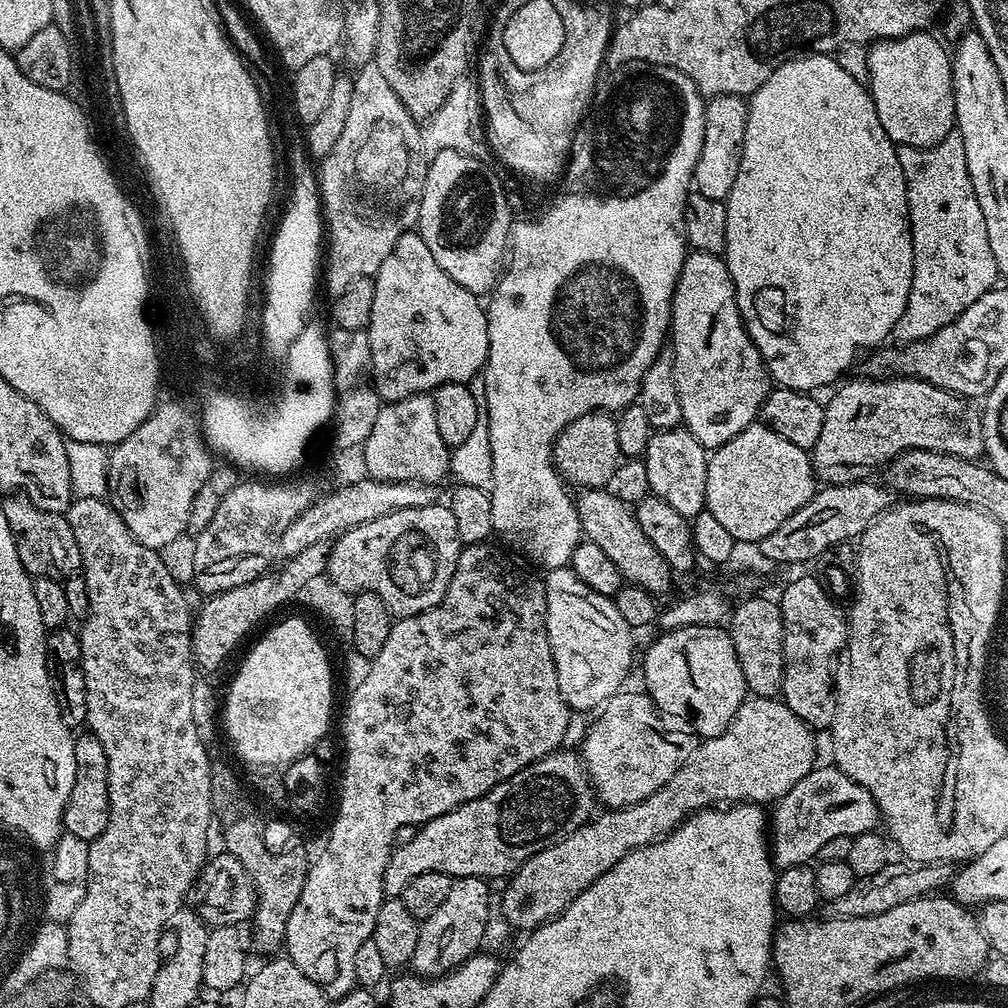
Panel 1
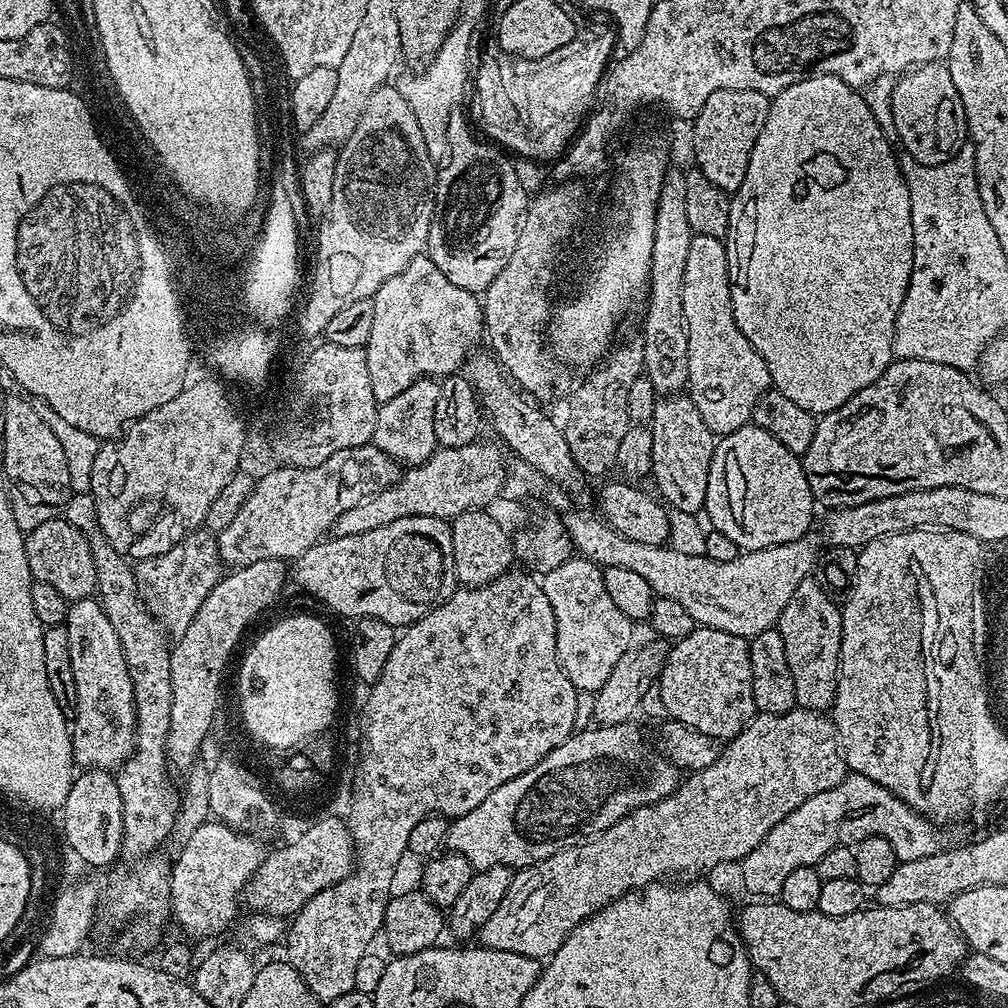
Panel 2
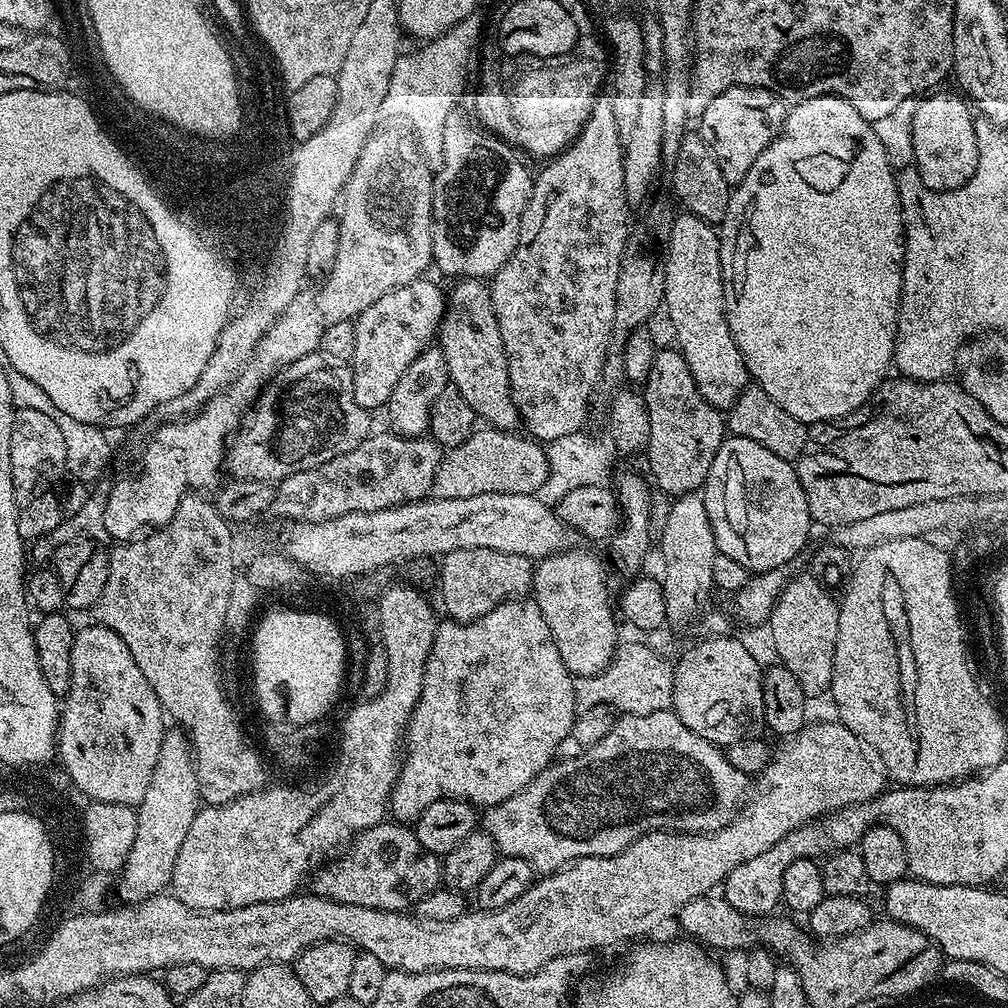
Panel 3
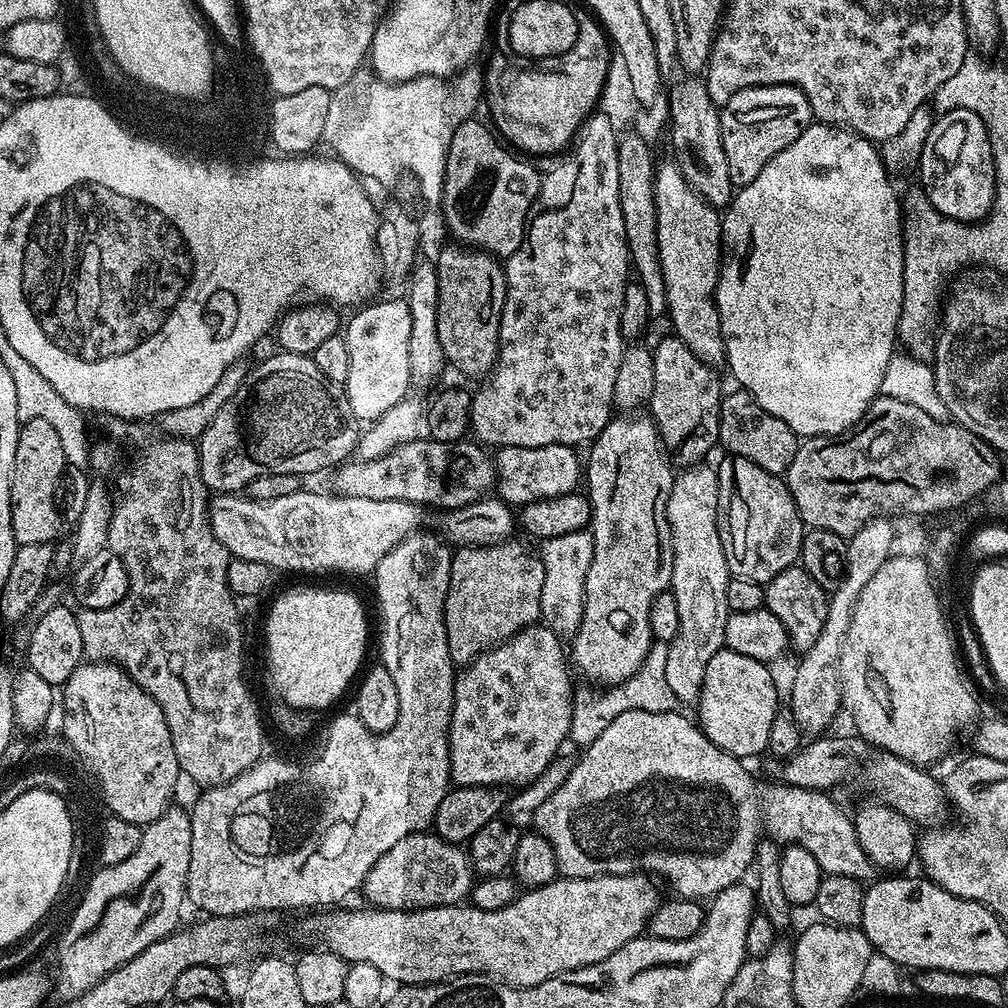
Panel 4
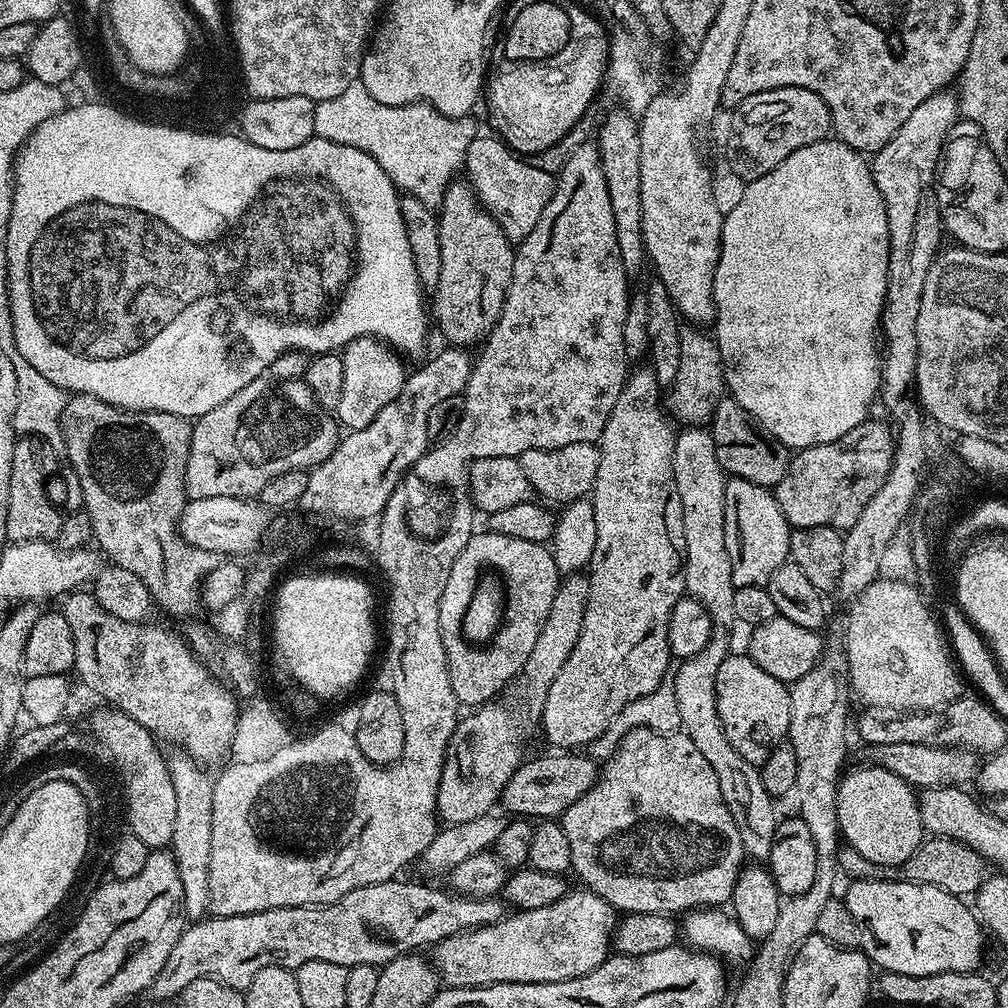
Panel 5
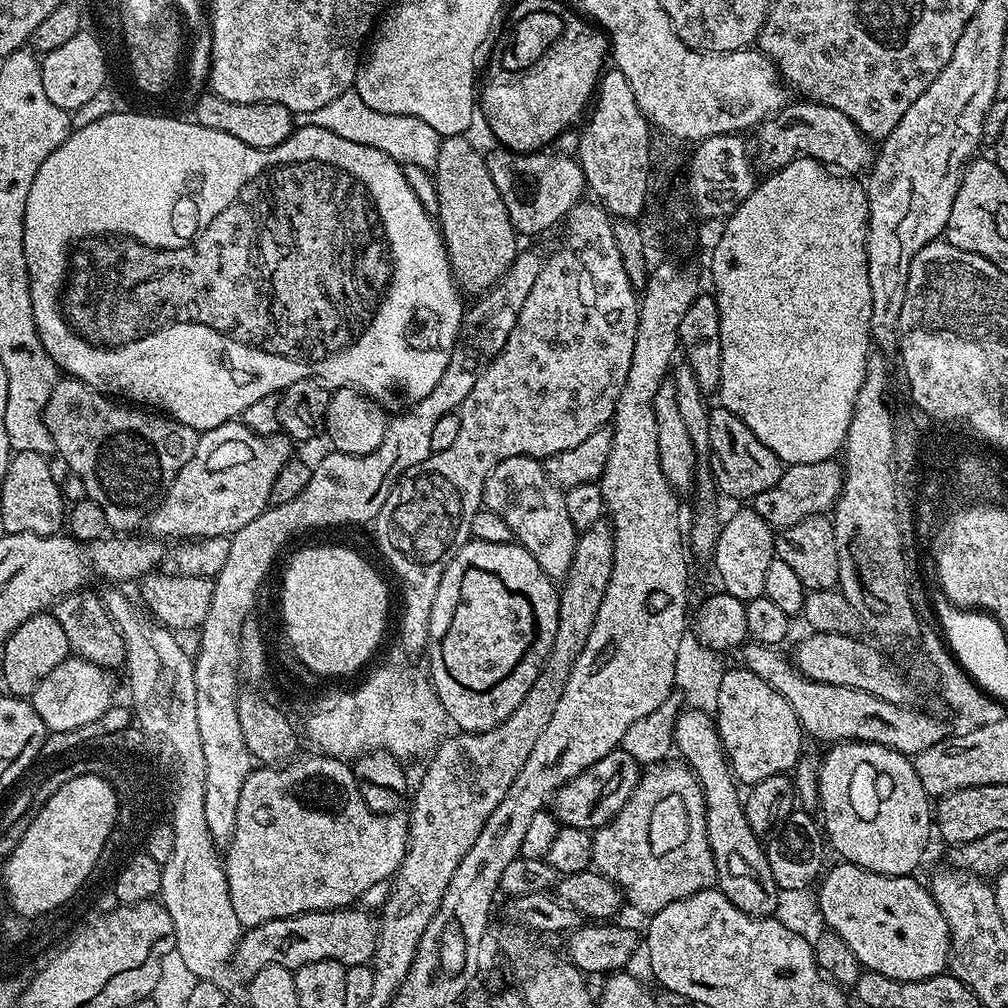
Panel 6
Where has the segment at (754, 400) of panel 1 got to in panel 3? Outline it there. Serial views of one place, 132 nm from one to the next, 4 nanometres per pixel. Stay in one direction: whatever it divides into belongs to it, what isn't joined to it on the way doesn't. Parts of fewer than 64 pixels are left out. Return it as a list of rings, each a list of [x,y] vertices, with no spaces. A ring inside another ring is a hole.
[[[681,211],[677,215],[674,226],[670,230],[663,307],[666,312],[668,308],[668,320],[672,323],[673,330],[676,331],[677,342],[675,343],[690,366],[690,374],[702,398],[706,398],[706,402],[710,402],[710,406],[715,408],[721,410],[731,408],[738,394],[742,394],[742,390],[748,387],[750,377],[746,362],[730,334],[730,326],[726,322],[724,313],[724,275],[720,261],[720,237],[713,225],[686,211]]]

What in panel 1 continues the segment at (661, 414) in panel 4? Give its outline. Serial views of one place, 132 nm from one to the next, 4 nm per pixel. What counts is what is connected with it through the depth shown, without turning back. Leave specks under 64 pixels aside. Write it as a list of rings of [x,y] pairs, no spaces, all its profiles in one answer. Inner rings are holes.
[[[686,427],[653,431],[642,457],[646,466],[649,493],[662,498],[662,502],[667,502],[673,510],[678,510],[678,514],[689,518],[697,516],[706,508],[708,457],[709,453]]]

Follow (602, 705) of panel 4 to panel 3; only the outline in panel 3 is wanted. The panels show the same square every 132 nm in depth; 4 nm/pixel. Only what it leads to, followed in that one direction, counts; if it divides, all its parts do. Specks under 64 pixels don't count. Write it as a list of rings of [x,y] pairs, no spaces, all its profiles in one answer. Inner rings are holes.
[[[645,641],[619,643],[611,663],[598,675],[575,676],[575,704],[585,710],[609,703],[614,688],[614,704],[617,711],[633,716],[654,714],[659,710],[670,710],[673,702],[673,665],[661,653],[651,649]]]

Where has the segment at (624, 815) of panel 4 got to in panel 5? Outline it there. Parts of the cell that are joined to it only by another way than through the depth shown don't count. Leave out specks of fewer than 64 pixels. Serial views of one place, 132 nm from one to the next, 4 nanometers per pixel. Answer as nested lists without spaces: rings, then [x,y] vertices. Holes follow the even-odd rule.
[[[633,727],[626,731],[616,748],[616,753],[599,769],[596,783],[573,805],[563,812],[558,823],[564,827],[566,840],[570,842],[571,871],[581,880],[583,887],[590,892],[597,892],[601,898],[616,909],[617,913],[629,912],[662,912],[665,914],[683,914],[694,908],[705,906],[724,906],[732,899],[734,882],[738,878],[742,865],[746,860],[746,853],[742,846],[742,834],[726,806],[722,802],[722,790],[718,790],[718,778],[714,770],[710,770],[710,762],[699,752],[698,746],[690,742],[690,738],[683,731],[655,732],[648,727]],[[934,835],[925,838],[918,850],[914,850],[914,854],[910,854],[910,858],[906,858],[906,862],[901,864],[872,864],[866,858],[862,858],[862,854],[847,846],[841,847],[838,864],[843,871],[845,868],[849,872],[849,877],[858,880],[905,880],[915,884],[929,884],[938,886],[938,890],[946,890],[946,894],[954,894],[961,898],[971,897],[990,875],[989,861],[985,860],[982,854],[957,840]]]

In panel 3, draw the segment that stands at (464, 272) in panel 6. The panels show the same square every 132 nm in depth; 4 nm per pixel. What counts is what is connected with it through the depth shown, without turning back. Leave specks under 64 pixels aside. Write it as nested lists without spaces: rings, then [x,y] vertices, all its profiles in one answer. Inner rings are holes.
[[[463,278],[457,279],[456,284],[446,296],[446,303],[444,305],[444,317],[440,323],[440,330],[438,333],[438,347],[444,351],[446,358],[446,370],[448,371],[448,378],[451,387],[458,390],[458,394],[462,394],[462,398],[466,398],[466,402],[470,402],[470,410],[474,410],[474,414],[479,418],[487,427],[497,428],[503,432],[516,432],[521,427],[522,421],[520,419],[520,411],[512,397],[512,387],[510,386],[510,378],[508,377],[508,363],[506,362],[506,350],[502,346],[502,330],[498,330],[498,318],[494,314],[494,302],[492,301],[492,289],[484,280],[465,280]]]

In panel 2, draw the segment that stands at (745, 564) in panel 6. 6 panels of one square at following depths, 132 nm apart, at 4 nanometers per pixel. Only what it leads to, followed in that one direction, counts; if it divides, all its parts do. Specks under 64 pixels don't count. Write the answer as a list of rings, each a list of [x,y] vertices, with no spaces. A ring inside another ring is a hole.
[[[749,422],[730,435],[717,439],[714,458],[710,462],[710,482],[706,482],[704,512],[712,523],[711,527],[715,531],[726,534],[730,542],[734,542],[746,552],[766,550],[782,542],[794,542],[798,538],[809,535],[812,508],[814,509],[812,491],[810,482],[806,482],[801,457],[786,450],[786,446],[782,446],[782,442],[774,438],[774,434]]]

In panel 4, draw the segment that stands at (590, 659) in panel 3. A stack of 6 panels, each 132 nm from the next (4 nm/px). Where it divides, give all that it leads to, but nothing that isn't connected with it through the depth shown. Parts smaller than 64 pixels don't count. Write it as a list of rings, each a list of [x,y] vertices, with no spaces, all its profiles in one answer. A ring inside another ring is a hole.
[[[591,531],[562,534],[539,545],[538,555],[544,567],[542,578],[542,606],[540,620],[555,636],[571,638],[582,622],[586,570],[590,570],[590,558],[594,558],[594,542]]]

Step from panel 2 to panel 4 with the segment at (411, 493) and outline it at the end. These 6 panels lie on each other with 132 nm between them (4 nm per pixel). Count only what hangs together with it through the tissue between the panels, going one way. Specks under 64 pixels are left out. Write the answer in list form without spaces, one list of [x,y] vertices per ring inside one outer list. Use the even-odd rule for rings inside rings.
[[[566,444],[519,448],[510,446],[495,453],[495,491],[499,499],[509,506],[523,506],[546,498],[577,491],[582,484],[582,460],[576,457],[577,449]]]

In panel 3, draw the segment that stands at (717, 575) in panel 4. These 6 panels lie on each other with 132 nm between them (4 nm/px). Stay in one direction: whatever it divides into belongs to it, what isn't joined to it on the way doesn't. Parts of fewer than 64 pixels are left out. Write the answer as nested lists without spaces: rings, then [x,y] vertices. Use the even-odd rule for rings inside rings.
[[[689,494],[677,496],[671,501],[672,506],[667,509],[667,516],[662,523],[660,536],[658,532],[658,548],[660,544],[660,556],[664,559],[664,597],[666,598],[667,623],[673,629],[684,628],[690,625],[701,615],[700,607],[708,600],[708,591],[713,591],[714,585],[714,558],[718,554],[714,530],[710,526],[710,518],[706,514],[703,495]]]

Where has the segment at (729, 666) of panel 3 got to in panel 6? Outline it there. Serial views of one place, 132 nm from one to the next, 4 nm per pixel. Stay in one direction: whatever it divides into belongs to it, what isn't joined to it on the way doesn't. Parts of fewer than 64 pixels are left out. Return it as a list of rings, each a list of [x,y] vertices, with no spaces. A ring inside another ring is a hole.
[[[729,667],[722,674],[714,719],[732,774],[741,785],[751,786],[762,778],[791,773],[800,761],[802,729],[790,702],[748,668]]]

